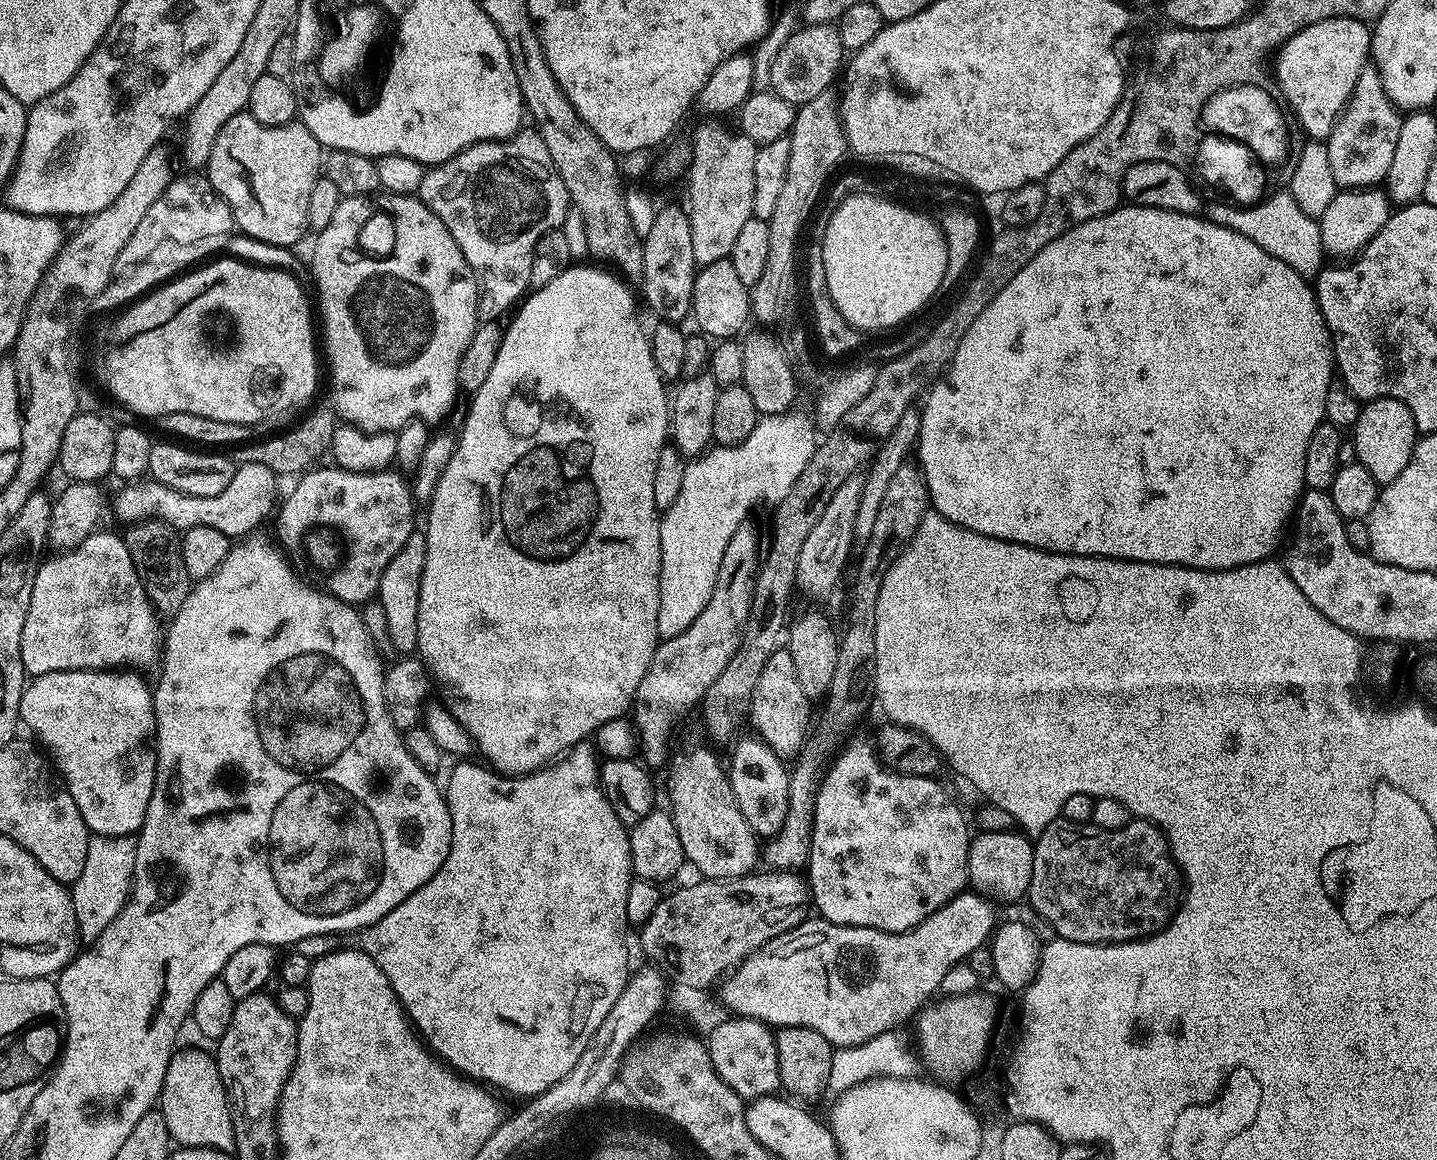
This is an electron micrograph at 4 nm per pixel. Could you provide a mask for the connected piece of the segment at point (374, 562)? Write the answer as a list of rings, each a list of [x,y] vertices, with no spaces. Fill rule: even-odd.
[[[329,466],[318,472],[314,471],[305,471],[296,480],[296,489],[285,500],[283,497],[275,517],[280,538],[292,547],[293,557],[304,556],[305,562],[320,575],[319,583],[327,591],[342,602],[363,606],[379,593],[382,570],[390,566],[390,558],[394,558],[394,554],[402,550],[406,538],[410,538],[410,534],[417,531],[417,505],[414,503],[409,481],[403,480],[399,476],[401,473],[396,470],[348,472],[344,468]]]

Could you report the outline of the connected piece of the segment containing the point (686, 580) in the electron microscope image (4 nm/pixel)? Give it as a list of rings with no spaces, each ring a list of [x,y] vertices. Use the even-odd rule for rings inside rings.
[[[797,410],[779,412],[773,416],[760,416],[754,430],[750,430],[750,438],[746,442],[735,444],[733,448],[713,447],[703,454],[689,459],[682,474],[682,491],[674,498],[674,506],[663,509],[660,517],[660,601],[658,602],[658,634],[662,638],[682,634],[706,610],[706,602],[710,602],[710,594],[714,590],[716,571],[722,566],[722,554],[726,554],[726,542],[734,538],[734,530],[747,521],[748,508],[752,508],[760,500],[760,488],[768,484],[776,476],[776,460],[772,456],[788,456],[792,448],[800,444],[800,427],[804,424],[804,416]]]

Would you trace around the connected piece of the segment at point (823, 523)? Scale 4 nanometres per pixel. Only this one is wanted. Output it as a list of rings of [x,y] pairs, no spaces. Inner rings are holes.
[[[851,476],[834,492],[826,509],[823,510],[817,525],[810,530],[809,536],[802,542],[798,554],[798,565],[795,570],[796,589],[806,596],[826,596],[836,586],[844,566],[851,557],[854,519],[862,494],[863,477]]]

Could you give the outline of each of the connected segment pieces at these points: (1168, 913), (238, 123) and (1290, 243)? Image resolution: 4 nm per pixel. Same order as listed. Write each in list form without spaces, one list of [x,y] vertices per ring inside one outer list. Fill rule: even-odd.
[[[1133,818],[1129,824],[1122,826],[1122,830],[1102,830],[1095,824],[1089,822],[1086,824],[1071,824],[1061,822],[1059,819],[1050,822],[1046,830],[1042,830],[1035,837],[1034,847],[1034,870],[1030,874],[1030,886],[1028,887],[1027,903],[1032,903],[1032,908],[1045,920],[1052,924],[1052,928],[1057,937],[1070,942],[1082,942],[1083,944],[1126,944],[1139,941],[1145,936],[1151,936],[1152,933],[1165,928],[1169,920],[1176,914],[1176,909],[1182,900],[1182,873],[1176,867],[1176,861],[1172,858],[1172,850],[1168,847],[1168,840],[1163,832],[1155,824]]]
[[[245,110],[234,114],[234,118],[230,118],[230,122],[218,130],[218,138],[214,138],[214,150],[210,150],[206,175],[212,183],[212,189],[230,206],[237,229],[241,228],[246,235],[264,244],[296,244],[308,228],[306,205],[310,203],[310,189],[322,175],[322,145],[302,122],[262,126],[258,118]]]
[[[1282,192],[1249,207],[1238,207],[1226,202],[1226,204],[1214,204],[1207,209],[1207,219],[1223,228],[1234,230],[1252,242],[1256,242],[1268,254],[1284,262],[1295,273],[1304,279],[1315,279],[1317,273],[1324,266],[1326,253],[1321,246],[1321,232],[1319,223],[1301,209],[1294,202],[1291,193]]]

